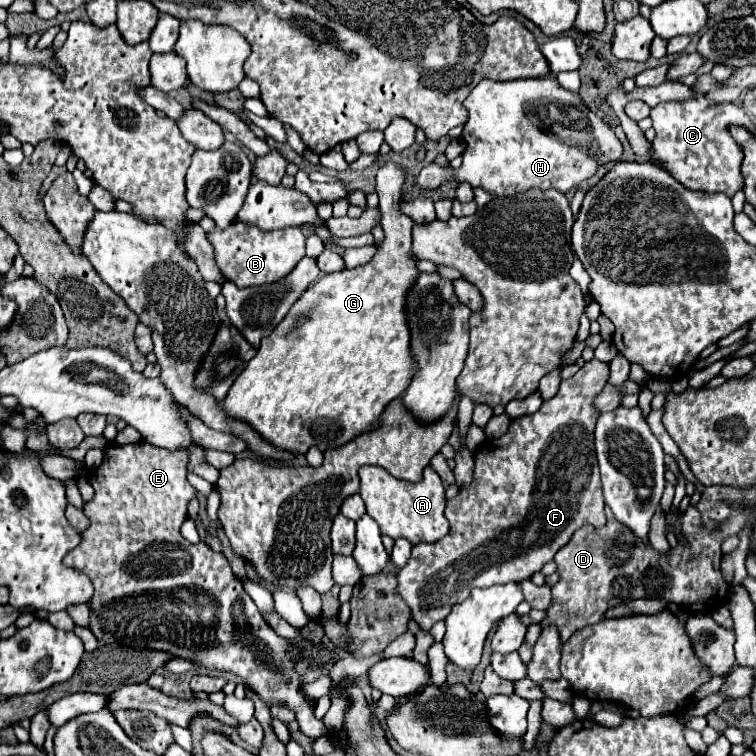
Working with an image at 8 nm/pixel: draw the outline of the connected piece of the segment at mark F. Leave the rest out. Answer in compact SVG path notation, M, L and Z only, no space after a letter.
M592 359L592 361L584 363L584 365L580 367L580 371L578 371L574 377L562 381L562 383L560 383L560 391L558 391L552 399L544 401L542 407L540 407L540 411L536 411L536 413L532 413L532 415L524 415L524 417L514 419L514 421L510 423L508 431L506 431L502 437L498 437L498 439L488 439L488 441L476 451L476 455L474 455L476 467L474 467L474 479L472 479L472 483L470 483L470 487L468 487L468 489L460 489L460 493L458 493L452 501L446 503L446 513L444 513L444 515L446 515L446 519L450 521L450 531L448 531L448 535L442 537L442 539L436 541L436 543L420 543L420 545L414 545L414 547L412 547L412 555L410 555L408 563L406 563L404 569L400 569L398 575L396 575L398 585L396 585L396 591L394 591L394 593L406 601L406 605L408 605L410 611L412 611L412 619L422 627L422 631L416 635L416 647L414 647L414 659L416 659L416 661L422 661L422 665L428 665L426 651L428 651L428 647L434 643L434 637L428 633L428 629L430 629L436 621L442 621L442 619L448 615L448 609L452 609L452 605L464 601L464 599L466 599L466 593L468 593L470 589L474 589L474 587L490 587L490 585L496 585L496 583L512 583L512 581L530 579L530 577L532 577L536 571L540 571L548 561L552 561L554 553L556 553L560 547L564 547L564 543L572 537L572 533L574 533L576 529L580 529L580 527L586 525L586 523L592 525L592 527L602 527L602 525L606 523L606 515L604 515L604 497L602 497L602 493L600 493L600 473L598 473L598 461L596 461L596 455L594 455L594 437L592 437L596 417L600 415L600 413L592 407L592 399L604 389L606 381L608 381L608 365L602 363L602 361L598 361L598 359Z

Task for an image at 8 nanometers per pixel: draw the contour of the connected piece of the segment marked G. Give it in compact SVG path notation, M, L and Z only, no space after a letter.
M392 161L382 163L380 169L378 169L378 173L376 173L376 193L380 197L380 211L384 211L384 219L380 223L382 223L386 239L384 239L382 247L378 249L378 253L374 255L374 259L370 263L362 265L362 267L356 267L356 269L342 269L338 273L324 275L314 285L310 285L302 293L302 297L294 303L294 307L288 311L288 315L282 319L282 323L268 337L264 337L264 341L260 343L260 349L258 349L256 357L236 377L236 381L232 383L226 399L222 401L222 409L224 409L224 413L228 413L228 417L234 417L234 419L240 419L240 421L248 423L270 445L276 445L278 449L292 451L292 453L302 453L304 455L310 447L318 447L320 451L340 447L340 445L348 443L348 439L360 435L362 431L368 431L368 429L376 427L376 423L378 423L384 407L392 399L400 397L404 393L404 389L408 387L408 327L404 325L404 289L408 289L408 285L412 285L412 281L416 279L418 271L414 267L414 261L410 259L412 257L412 225L414 225L414 221L408 215L400 213L400 205L396 205L396 201L400 199L406 175L408 175L408 169L402 167L402 165L398 165L398 163L392 163Z

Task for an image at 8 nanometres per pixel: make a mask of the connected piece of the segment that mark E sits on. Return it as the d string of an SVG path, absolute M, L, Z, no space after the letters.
M146 441L130 445L110 443L104 449L102 465L88 473L94 497L84 503L82 509L90 517L90 525L82 533L80 545L64 557L64 565L88 575L94 585L94 595L88 601L90 631L102 643L164 651L176 659L188 659L198 667L228 671L268 705L284 701L284 705L294 711L300 731L310 739L318 739L326 733L326 727L316 719L316 707L302 693L300 673L296 671L300 647L276 635L274 629L266 625L222 553L212 551L204 543L192 545L180 537L180 525L186 519L186 503L196 493L186 479L186 461L186 453L166 451Z

